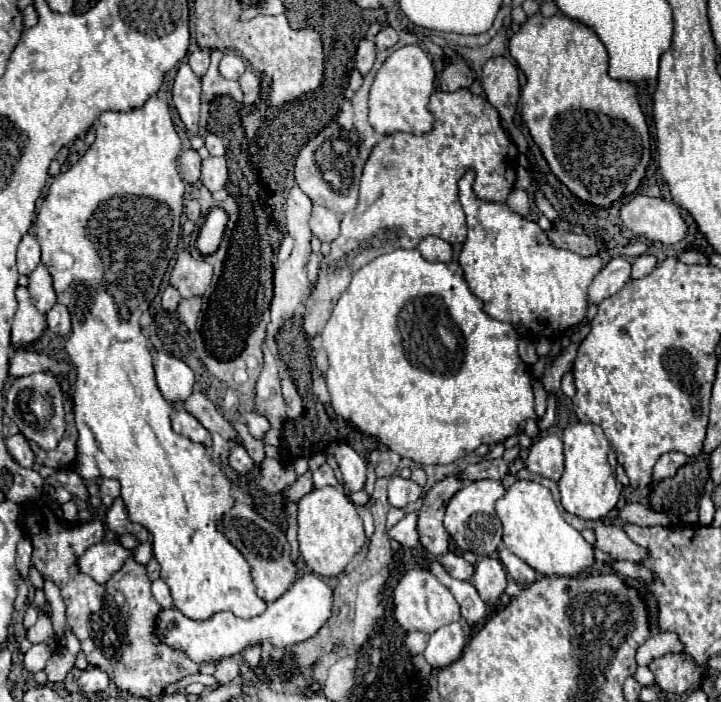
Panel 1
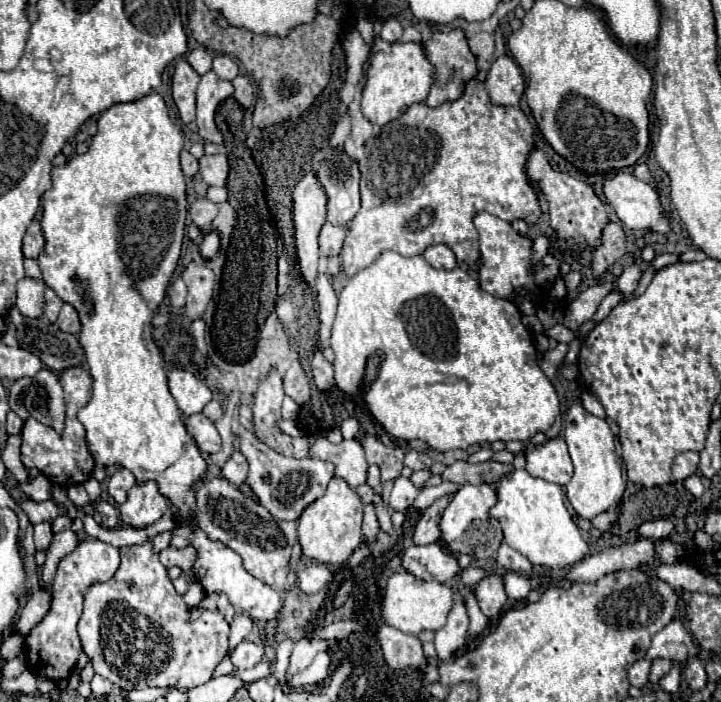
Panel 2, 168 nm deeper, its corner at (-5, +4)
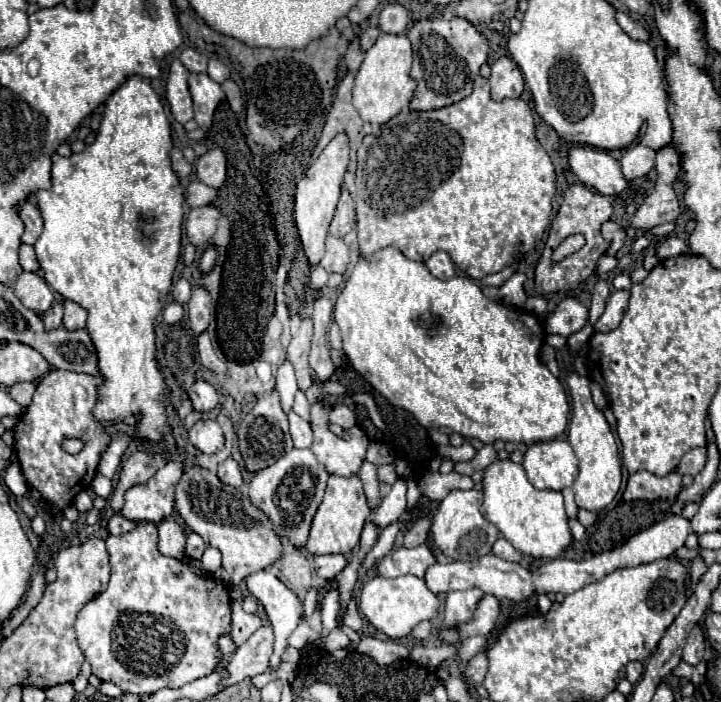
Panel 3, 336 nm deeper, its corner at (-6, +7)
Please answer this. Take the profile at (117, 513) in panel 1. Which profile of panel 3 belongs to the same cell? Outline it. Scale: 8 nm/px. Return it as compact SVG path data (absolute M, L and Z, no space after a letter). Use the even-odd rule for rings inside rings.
M179 460L167 462L145 484L135 484L125 492L125 506L121 514L127 520L153 522L169 518L173 512L173 490L183 474L185 464Z

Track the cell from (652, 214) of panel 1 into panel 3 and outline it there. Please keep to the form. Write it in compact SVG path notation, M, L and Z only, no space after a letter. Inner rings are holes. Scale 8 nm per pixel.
M571 146L567 158L573 174L585 186L591 186L605 196L621 196L621 192L629 192L631 182L623 178L619 162L609 152L591 146Z

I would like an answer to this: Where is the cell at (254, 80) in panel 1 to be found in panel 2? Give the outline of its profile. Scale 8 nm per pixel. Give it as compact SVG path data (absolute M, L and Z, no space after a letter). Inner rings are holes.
M238 75L238 77L232 81L232 85L234 85L234 89L236 89L234 97L238 99L238 103L240 103L244 109L254 107L254 103L256 103L256 89L254 89L254 85L250 83L250 79L248 79L246 75Z

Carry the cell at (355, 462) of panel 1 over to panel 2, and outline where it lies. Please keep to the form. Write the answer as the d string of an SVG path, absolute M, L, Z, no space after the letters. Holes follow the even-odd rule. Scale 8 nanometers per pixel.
M318 439L312 445L312 457L324 459L336 465L336 477L342 477L350 487L366 483L366 453L356 439L332 445L328 439Z

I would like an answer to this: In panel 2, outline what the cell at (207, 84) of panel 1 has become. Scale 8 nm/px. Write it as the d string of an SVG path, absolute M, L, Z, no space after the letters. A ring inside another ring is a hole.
M208 71L206 75L202 75L198 91L196 91L196 123L198 123L198 133L202 139L214 143L214 145L222 145L222 133L218 131L214 120L217 108L226 100L226 97L232 96L234 93L234 85L230 81L218 79L218 75L214 75L214 71Z

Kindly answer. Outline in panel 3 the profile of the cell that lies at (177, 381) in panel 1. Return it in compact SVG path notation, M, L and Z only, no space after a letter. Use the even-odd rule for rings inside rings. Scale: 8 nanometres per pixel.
M197 380L191 388L189 388L189 398L193 402L193 408L197 412L211 412L219 406L219 394L217 390L205 382L205 380Z

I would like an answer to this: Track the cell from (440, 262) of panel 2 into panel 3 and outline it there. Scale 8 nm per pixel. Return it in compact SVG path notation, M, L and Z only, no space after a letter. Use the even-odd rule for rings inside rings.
M435 252L425 264L427 264L429 272L439 280L449 280L451 276L455 276L455 266L445 252Z

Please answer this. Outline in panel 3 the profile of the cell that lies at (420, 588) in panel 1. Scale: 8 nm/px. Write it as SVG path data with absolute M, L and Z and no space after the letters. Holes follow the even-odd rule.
M375 576L371 580L367 580L361 586L361 594L359 594L359 612L369 620L369 624L387 634L389 638L397 640L397 638L405 638L409 636L409 632L423 620L431 620L437 616L439 610L439 598L437 594L433 594L423 578L417 576L399 576L399 578L381 578Z

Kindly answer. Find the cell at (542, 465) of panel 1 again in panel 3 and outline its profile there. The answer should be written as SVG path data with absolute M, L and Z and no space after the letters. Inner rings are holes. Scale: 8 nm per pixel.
M551 440L531 444L525 452L523 468L529 482L537 490L569 488L579 472L577 456L567 440Z

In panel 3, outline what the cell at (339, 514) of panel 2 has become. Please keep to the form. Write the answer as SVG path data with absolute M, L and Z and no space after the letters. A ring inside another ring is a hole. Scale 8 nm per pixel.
M357 474L345 478L345 476L329 476L327 490L323 496L323 502L313 518L311 534L307 542L307 550L311 554L349 554L357 544L363 526L371 518L371 508L367 504L367 496L363 492L363 482Z

